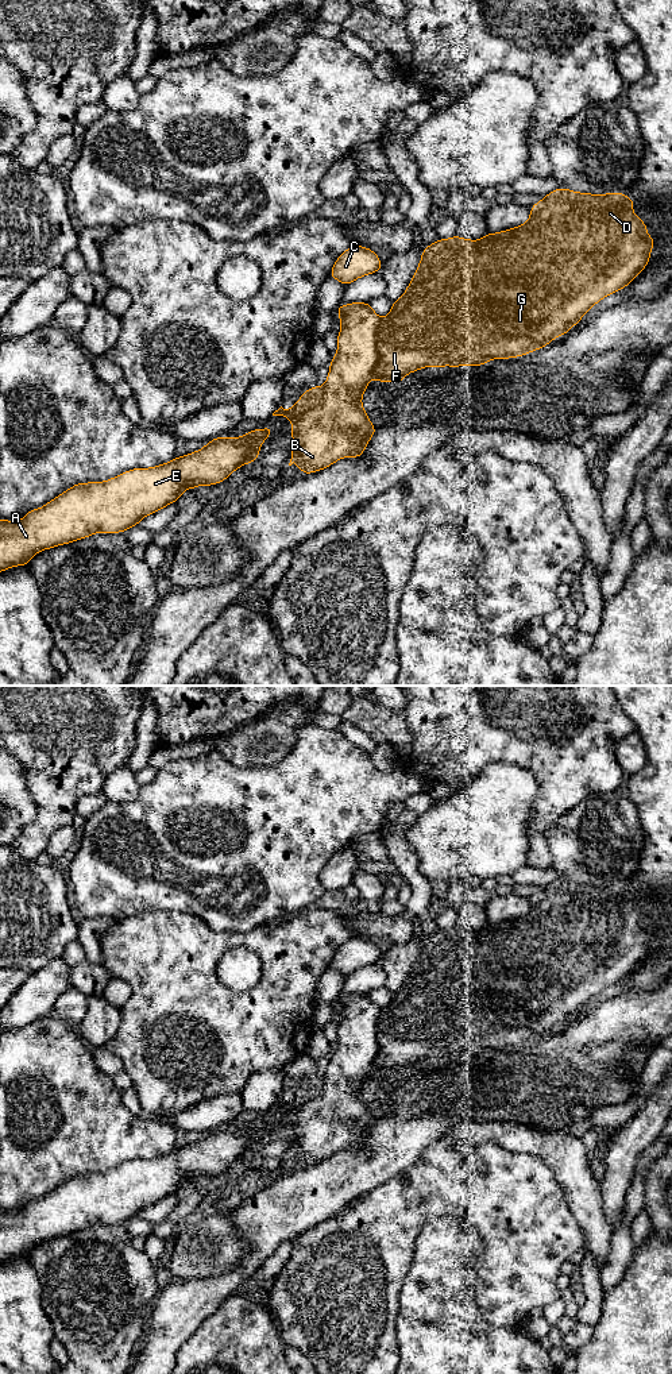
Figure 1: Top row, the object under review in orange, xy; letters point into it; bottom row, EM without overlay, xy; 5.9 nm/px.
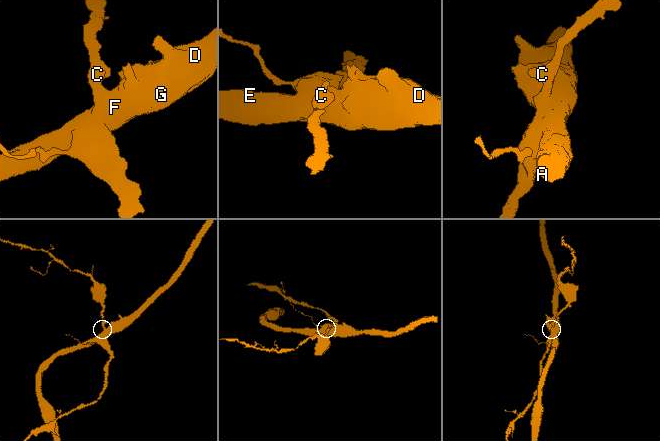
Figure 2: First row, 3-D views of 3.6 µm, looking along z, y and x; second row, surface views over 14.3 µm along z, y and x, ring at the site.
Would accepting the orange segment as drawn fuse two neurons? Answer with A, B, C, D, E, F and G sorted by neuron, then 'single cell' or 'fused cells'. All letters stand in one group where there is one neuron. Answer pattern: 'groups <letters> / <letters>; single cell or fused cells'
groups A D E F G / B C; fused cells

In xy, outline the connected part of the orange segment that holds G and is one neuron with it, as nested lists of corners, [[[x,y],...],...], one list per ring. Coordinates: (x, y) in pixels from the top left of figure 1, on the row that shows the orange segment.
[[[559,188],[530,208],[530,217],[522,225],[498,233],[488,232],[479,240],[463,239],[455,235],[453,238],[439,239],[433,244],[426,246],[408,289],[401,298],[393,302],[389,314],[381,319],[376,339],[378,363],[372,378],[378,382],[390,383],[391,381],[397,381],[402,383],[409,373],[424,367],[483,366],[493,359],[518,358],[537,351],[551,344],[553,339],[565,335],[596,302],[626,287],[646,267],[652,247],[654,246],[654,238],[646,235],[648,225],[633,213],[633,207],[634,201],[625,193],[591,194]]]

